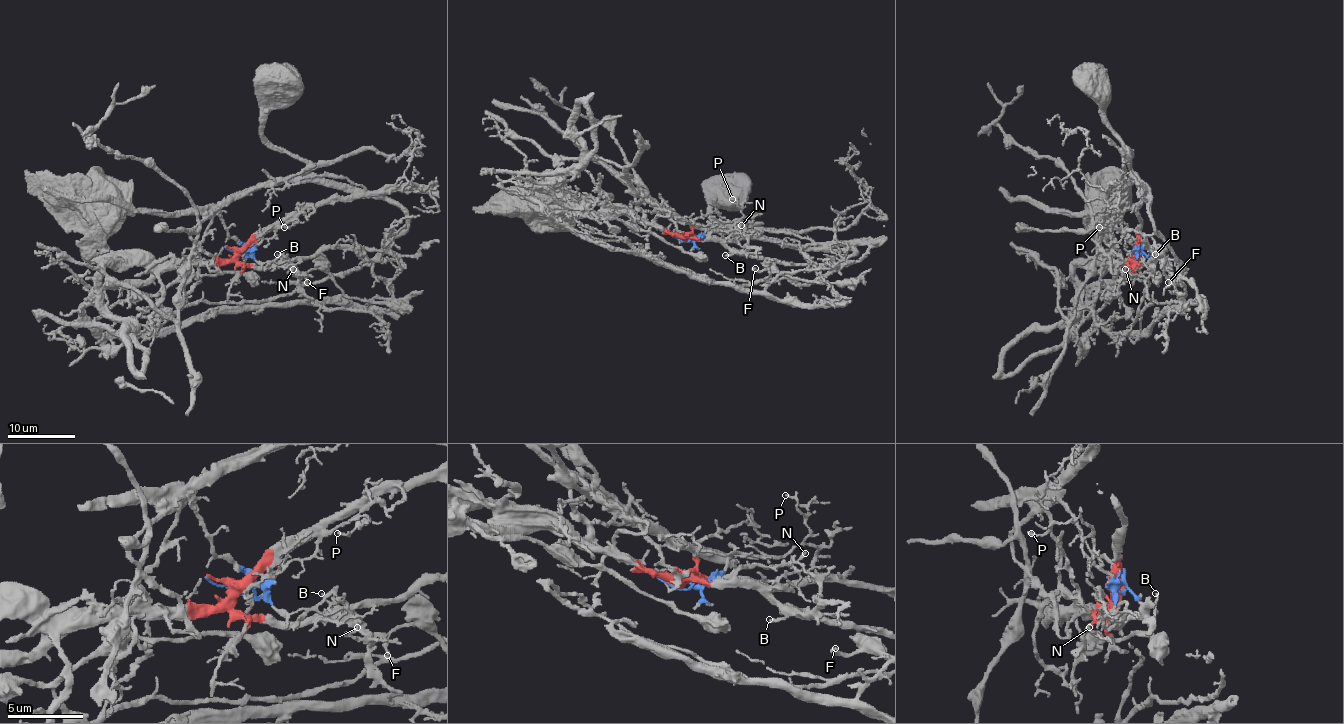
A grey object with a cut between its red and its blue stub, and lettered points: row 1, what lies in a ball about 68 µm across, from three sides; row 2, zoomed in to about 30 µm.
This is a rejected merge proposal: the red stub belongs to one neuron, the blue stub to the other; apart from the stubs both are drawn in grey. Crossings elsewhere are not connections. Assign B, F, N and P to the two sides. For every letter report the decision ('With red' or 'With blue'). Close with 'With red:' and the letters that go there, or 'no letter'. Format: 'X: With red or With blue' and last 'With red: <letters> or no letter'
B: With red
F: With red
N: With red
P: With blue
With red: B, F, N

